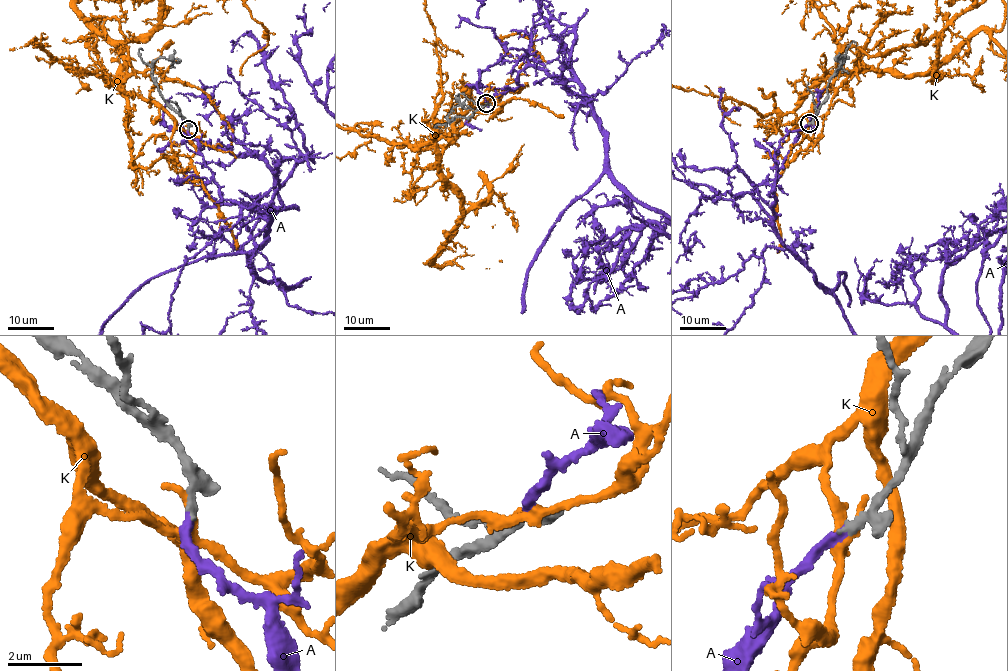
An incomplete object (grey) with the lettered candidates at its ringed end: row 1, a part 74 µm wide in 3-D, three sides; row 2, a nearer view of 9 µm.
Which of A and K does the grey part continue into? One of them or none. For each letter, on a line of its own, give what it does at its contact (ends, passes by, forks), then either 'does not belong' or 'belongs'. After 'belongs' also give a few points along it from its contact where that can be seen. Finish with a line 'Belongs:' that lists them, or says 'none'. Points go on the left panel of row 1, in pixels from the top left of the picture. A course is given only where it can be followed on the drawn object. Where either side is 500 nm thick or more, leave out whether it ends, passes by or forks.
A: it ends there; belongs; it runs (188, 129), (223, 198), (268, 215), (265, 242), (151, 279), (104, 324)
K: it passes by; does not belong
Belongs: A

